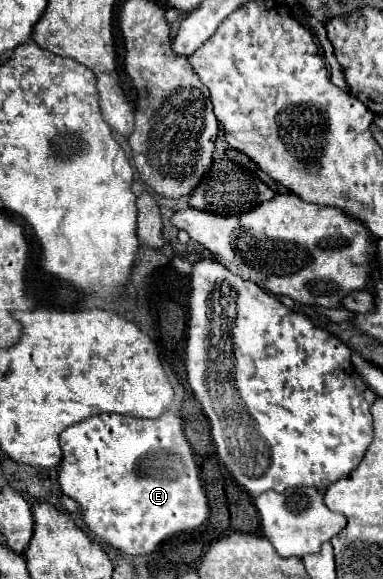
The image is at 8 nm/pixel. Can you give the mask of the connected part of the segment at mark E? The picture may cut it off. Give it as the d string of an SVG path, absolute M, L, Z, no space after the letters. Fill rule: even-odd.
M164 412L154 420L136 420L120 414L100 414L66 428L60 434L64 460L58 468L62 492L80 504L88 530L124 556L152 554L168 536L194 532L209 519L210 506L200 480L200 468L184 436L184 418Z

